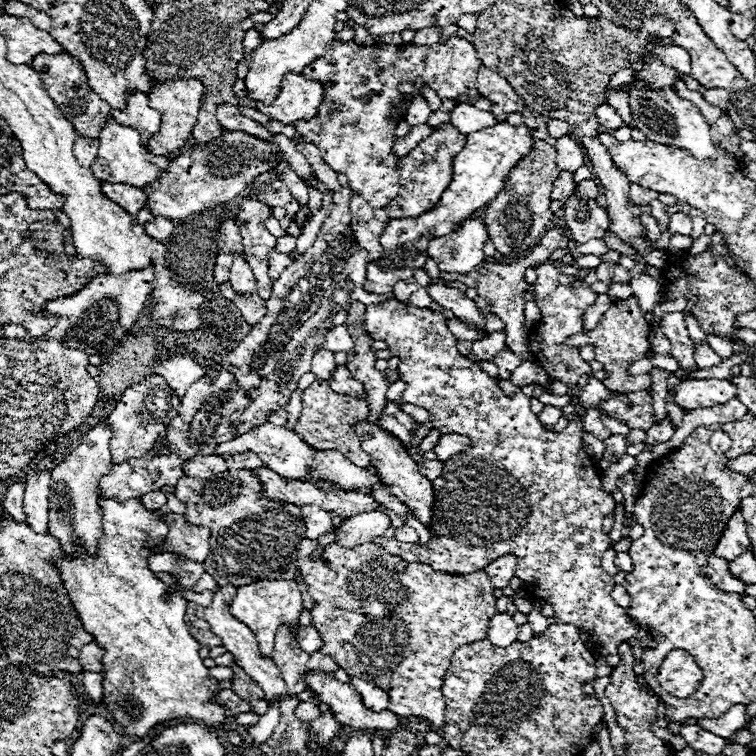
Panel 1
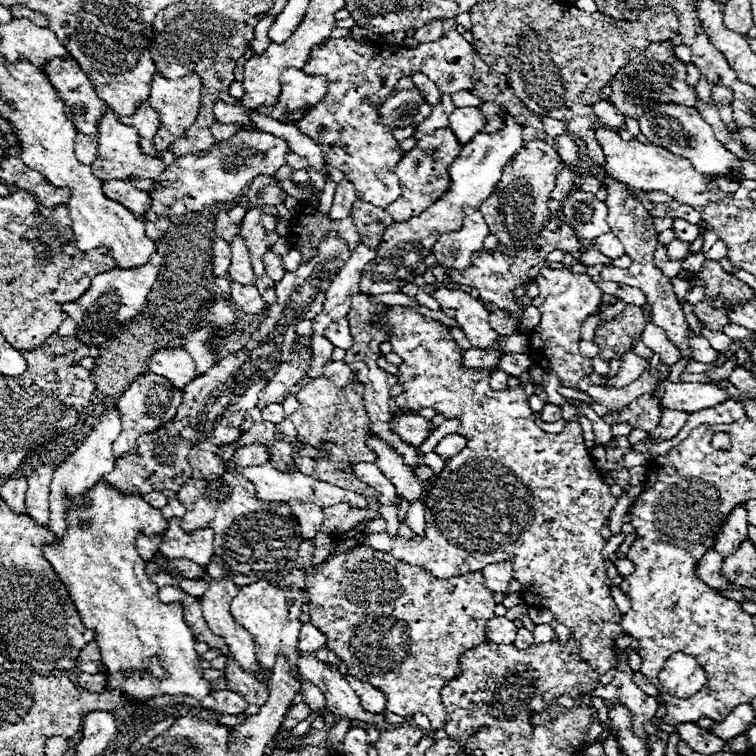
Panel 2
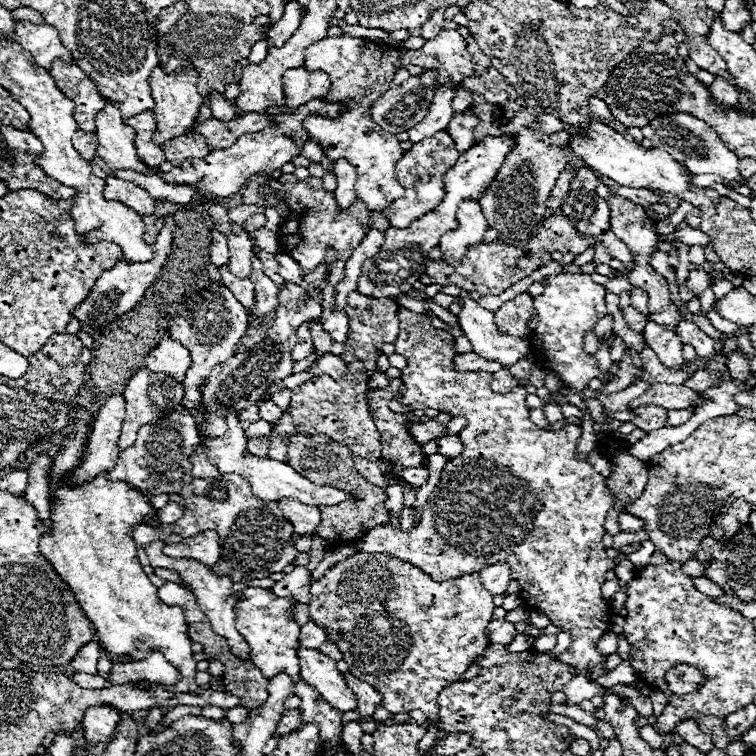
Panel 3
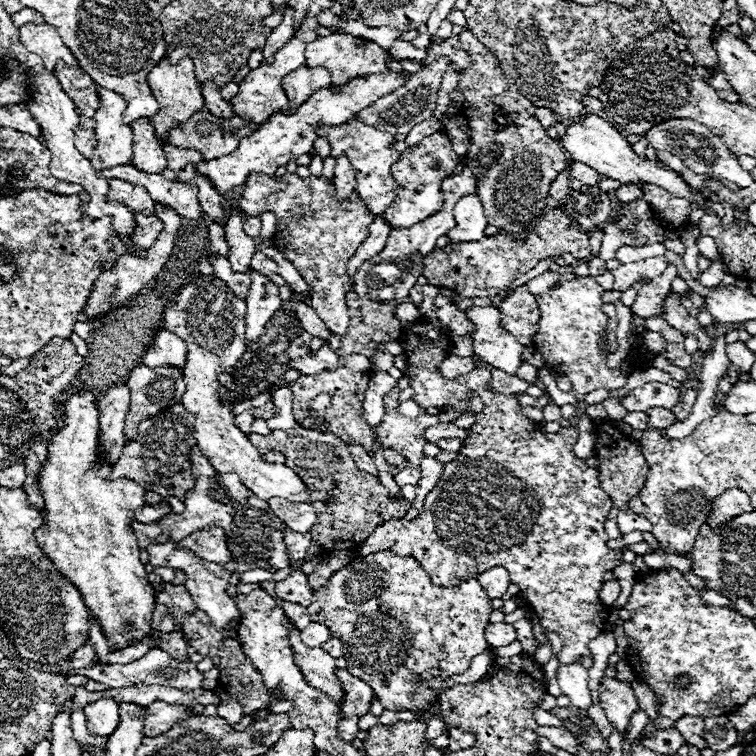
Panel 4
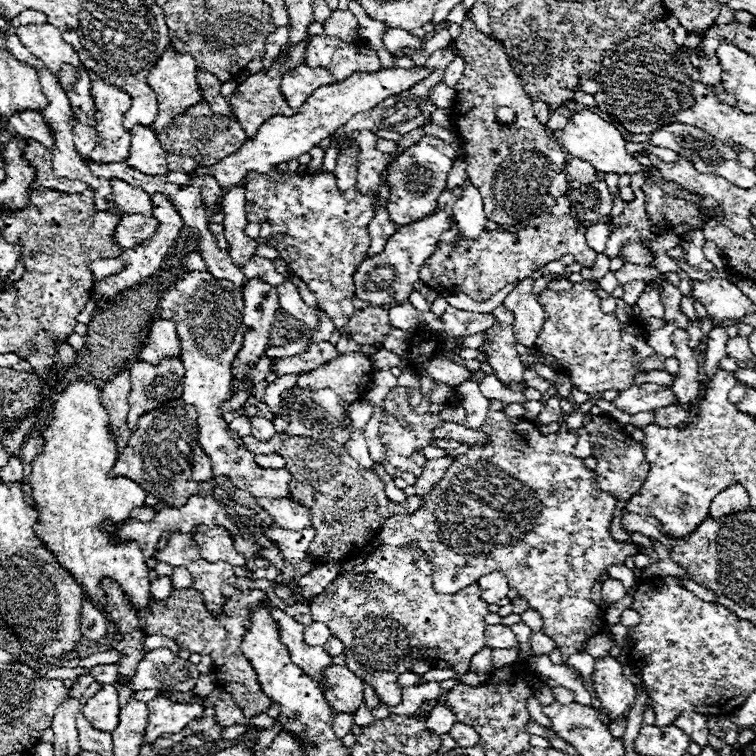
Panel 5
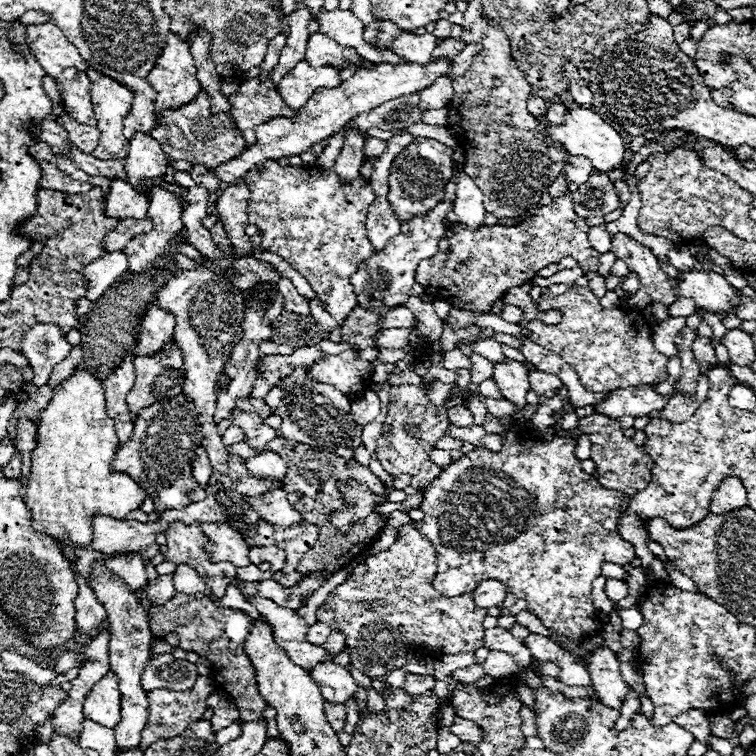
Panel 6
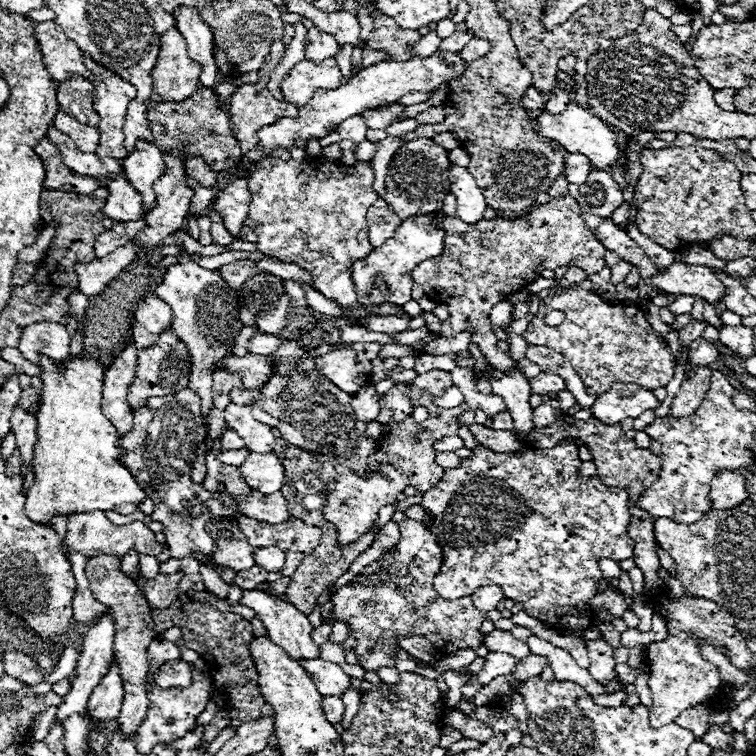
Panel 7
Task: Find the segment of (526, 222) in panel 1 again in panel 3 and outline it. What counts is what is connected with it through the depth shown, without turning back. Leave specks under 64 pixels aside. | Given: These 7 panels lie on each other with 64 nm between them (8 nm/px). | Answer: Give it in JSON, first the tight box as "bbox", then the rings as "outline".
{"bbox":[462,38,568,244],"outline":[[[466,38],[468,52],[472,54],[474,72],[462,80],[462,88],[470,94],[472,106],[470,110],[478,116],[478,126],[474,128],[474,144],[484,140],[486,136],[504,136],[514,134],[516,144],[502,162],[502,168],[498,170],[496,178],[490,182],[488,190],[480,198],[482,212],[488,220],[488,224],[500,232],[502,240],[506,244],[522,244],[534,236],[540,222],[546,214],[546,200],[550,198],[550,190],[554,186],[554,180],[558,174],[568,166],[566,152],[552,144],[546,134],[542,134],[542,128],[536,120],[536,112],[524,104],[524,98],[520,98],[514,90],[514,86],[490,64],[490,56],[486,56],[474,38]]]}

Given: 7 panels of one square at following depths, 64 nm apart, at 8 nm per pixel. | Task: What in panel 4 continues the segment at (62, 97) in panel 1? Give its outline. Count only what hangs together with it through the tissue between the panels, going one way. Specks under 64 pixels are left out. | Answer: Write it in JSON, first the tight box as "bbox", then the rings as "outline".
{"bbox":[54,62,100,128],"outline":[[[60,62],[54,74],[60,86],[66,90],[66,94],[74,100],[76,112],[80,116],[80,126],[94,128],[96,126],[94,114],[100,108],[94,80],[80,66],[68,66],[66,62]]]}

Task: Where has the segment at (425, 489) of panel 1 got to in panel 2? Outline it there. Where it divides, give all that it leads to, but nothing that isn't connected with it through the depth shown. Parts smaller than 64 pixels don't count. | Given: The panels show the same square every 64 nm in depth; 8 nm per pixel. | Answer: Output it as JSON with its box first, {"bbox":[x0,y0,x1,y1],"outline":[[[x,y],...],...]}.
{"bbox":[368,436,424,502],"outline":[[[374,436],[368,446],[378,454],[376,466],[382,470],[382,474],[396,486],[396,492],[406,498],[408,502],[414,502],[422,496],[424,492],[424,482],[416,480],[412,474],[412,468],[402,464],[402,458],[388,448],[386,442],[382,442],[378,436]]]}

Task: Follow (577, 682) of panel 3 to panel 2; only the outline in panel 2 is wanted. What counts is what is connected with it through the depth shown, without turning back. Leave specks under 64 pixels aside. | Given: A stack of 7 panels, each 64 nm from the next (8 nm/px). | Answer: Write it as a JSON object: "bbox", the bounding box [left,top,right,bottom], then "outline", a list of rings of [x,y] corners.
{"bbox":[581,650,658,740],"outline":[[[620,650],[620,656],[622,656],[622,662],[618,666],[618,674],[616,674],[616,680],[608,686],[589,687],[587,689],[581,688],[582,692],[590,697],[600,696],[600,698],[610,698],[610,700],[620,700],[628,710],[632,710],[634,714],[634,732],[636,736],[640,736],[642,740],[646,740],[646,730],[644,730],[644,722],[652,720],[654,714],[656,714],[656,708],[658,708],[658,702],[656,698],[644,694],[634,682],[632,682],[632,670],[628,668],[626,664],[626,656],[624,652]]]}

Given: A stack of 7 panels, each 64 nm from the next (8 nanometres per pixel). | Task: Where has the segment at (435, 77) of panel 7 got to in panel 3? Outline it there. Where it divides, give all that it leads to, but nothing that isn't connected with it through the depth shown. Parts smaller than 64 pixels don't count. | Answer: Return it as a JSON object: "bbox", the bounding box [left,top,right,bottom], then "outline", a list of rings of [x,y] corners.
{"bbox":[162,98,346,206],"outline":[[[326,98],[310,100],[310,104],[304,104],[302,108],[296,108],[296,112],[292,112],[292,114],[272,116],[274,124],[270,128],[264,128],[262,132],[240,136],[234,142],[234,148],[216,150],[202,160],[190,158],[180,168],[172,168],[172,172],[162,174],[162,178],[170,184],[190,184],[190,186],[194,186],[196,188],[194,206],[202,204],[202,194],[206,194],[206,192],[214,198],[228,198],[228,196],[236,194],[248,182],[248,178],[252,174],[262,174],[262,172],[272,174],[274,170],[280,170],[286,162],[290,162],[292,158],[300,156],[300,150],[304,148],[304,142],[310,138],[310,134],[302,126],[306,116],[318,114],[318,116],[326,116],[326,118],[338,118],[338,116],[342,116],[344,110],[346,110],[344,102],[326,102]]]}

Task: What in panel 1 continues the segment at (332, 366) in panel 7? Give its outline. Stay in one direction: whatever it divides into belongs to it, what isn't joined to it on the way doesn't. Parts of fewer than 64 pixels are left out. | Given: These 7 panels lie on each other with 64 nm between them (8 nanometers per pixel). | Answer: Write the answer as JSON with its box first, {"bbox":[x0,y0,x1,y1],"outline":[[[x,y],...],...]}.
{"bbox":[294,380,372,468],"outline":[[[314,380],[314,384],[302,392],[302,412],[300,418],[296,420],[294,432],[302,436],[302,440],[312,448],[338,450],[352,464],[366,468],[372,458],[360,448],[360,438],[352,428],[358,420],[366,420],[366,416],[368,416],[368,404],[364,400],[356,400],[352,396],[340,396],[328,386],[328,382]]]}

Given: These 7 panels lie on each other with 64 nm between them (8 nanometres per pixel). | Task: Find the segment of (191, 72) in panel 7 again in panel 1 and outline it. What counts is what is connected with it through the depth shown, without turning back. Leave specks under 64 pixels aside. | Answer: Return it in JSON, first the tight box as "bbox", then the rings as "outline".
{"bbox":[148,78,202,156],"outline":[[[186,78],[186,80],[168,80],[168,82],[156,82],[152,86],[152,92],[148,94],[148,104],[150,108],[158,110],[162,116],[162,124],[158,134],[154,134],[148,140],[148,152],[154,156],[166,156],[168,152],[180,150],[184,142],[190,136],[192,126],[196,124],[198,110],[200,110],[200,100],[202,100],[202,82],[196,78]]]}

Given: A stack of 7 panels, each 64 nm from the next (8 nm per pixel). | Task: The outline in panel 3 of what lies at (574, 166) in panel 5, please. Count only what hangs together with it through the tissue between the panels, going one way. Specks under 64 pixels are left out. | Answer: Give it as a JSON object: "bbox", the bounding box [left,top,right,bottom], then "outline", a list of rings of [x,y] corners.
{"bbox":[574,166,600,190],"outline":[[[586,166],[576,168],[574,174],[576,174],[576,178],[580,180],[582,188],[586,188],[586,190],[596,190],[596,186],[600,184],[600,178],[598,178],[590,168],[586,168]]]}

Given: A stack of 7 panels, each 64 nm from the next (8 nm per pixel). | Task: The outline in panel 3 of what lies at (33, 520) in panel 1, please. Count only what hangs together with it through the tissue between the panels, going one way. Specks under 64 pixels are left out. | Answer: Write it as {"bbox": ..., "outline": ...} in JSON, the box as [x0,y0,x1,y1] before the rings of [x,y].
{"bbox":[26,452,50,522],"outline":[[[40,452],[36,458],[32,458],[28,466],[28,484],[26,484],[26,500],[36,508],[38,516],[46,522],[50,518],[50,488],[48,488],[48,470],[50,470],[50,458]]]}

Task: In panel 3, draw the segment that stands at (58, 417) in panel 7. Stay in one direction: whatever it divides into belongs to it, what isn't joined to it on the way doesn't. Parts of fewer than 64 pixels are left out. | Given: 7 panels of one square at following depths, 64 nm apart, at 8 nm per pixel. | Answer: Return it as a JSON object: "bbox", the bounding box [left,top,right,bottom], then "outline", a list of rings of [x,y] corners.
{"bbox":[40,406,202,692],"outline":[[[74,406],[72,418],[72,434],[64,438],[60,454],[54,456],[50,468],[50,500],[56,498],[56,502],[50,504],[50,534],[42,534],[40,552],[72,588],[80,608],[96,628],[98,642],[108,654],[132,654],[132,660],[142,660],[158,650],[166,660],[176,664],[184,676],[182,682],[168,688],[172,692],[200,692],[202,688],[194,682],[196,660],[192,658],[192,640],[182,610],[158,602],[156,586],[150,584],[136,556],[132,532],[136,524],[142,524],[142,516],[154,512],[148,498],[122,480],[106,480],[106,472],[82,486],[70,488],[60,484],[60,480],[82,462],[92,432],[92,416],[84,406]]]}

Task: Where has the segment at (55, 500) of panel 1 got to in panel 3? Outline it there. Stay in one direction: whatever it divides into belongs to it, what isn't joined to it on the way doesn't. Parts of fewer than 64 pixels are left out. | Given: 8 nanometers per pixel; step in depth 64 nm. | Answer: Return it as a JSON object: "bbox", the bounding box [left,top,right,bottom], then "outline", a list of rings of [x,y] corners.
{"bbox":[68,394,126,484],"outline":[[[112,394],[98,410],[94,430],[88,442],[88,452],[78,470],[68,478],[70,484],[84,484],[100,472],[110,472],[118,462],[118,440],[126,416],[124,394]]]}

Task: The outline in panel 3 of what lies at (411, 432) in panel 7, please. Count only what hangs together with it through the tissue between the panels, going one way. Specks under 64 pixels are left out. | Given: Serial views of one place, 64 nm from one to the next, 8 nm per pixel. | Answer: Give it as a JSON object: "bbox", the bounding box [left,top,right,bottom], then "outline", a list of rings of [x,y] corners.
{"bbox":[368,378,426,472],"outline":[[[392,378],[388,388],[376,390],[372,394],[372,398],[368,398],[370,406],[376,408],[374,424],[380,432],[380,440],[382,440],[382,458],[394,460],[396,472],[402,468],[420,468],[422,466],[422,460],[424,460],[422,444],[418,444],[410,436],[408,426],[410,426],[410,422],[426,422],[426,416],[406,418],[406,416],[394,414],[390,410],[390,402],[396,398],[396,392],[398,392],[398,380],[400,378]]]}

